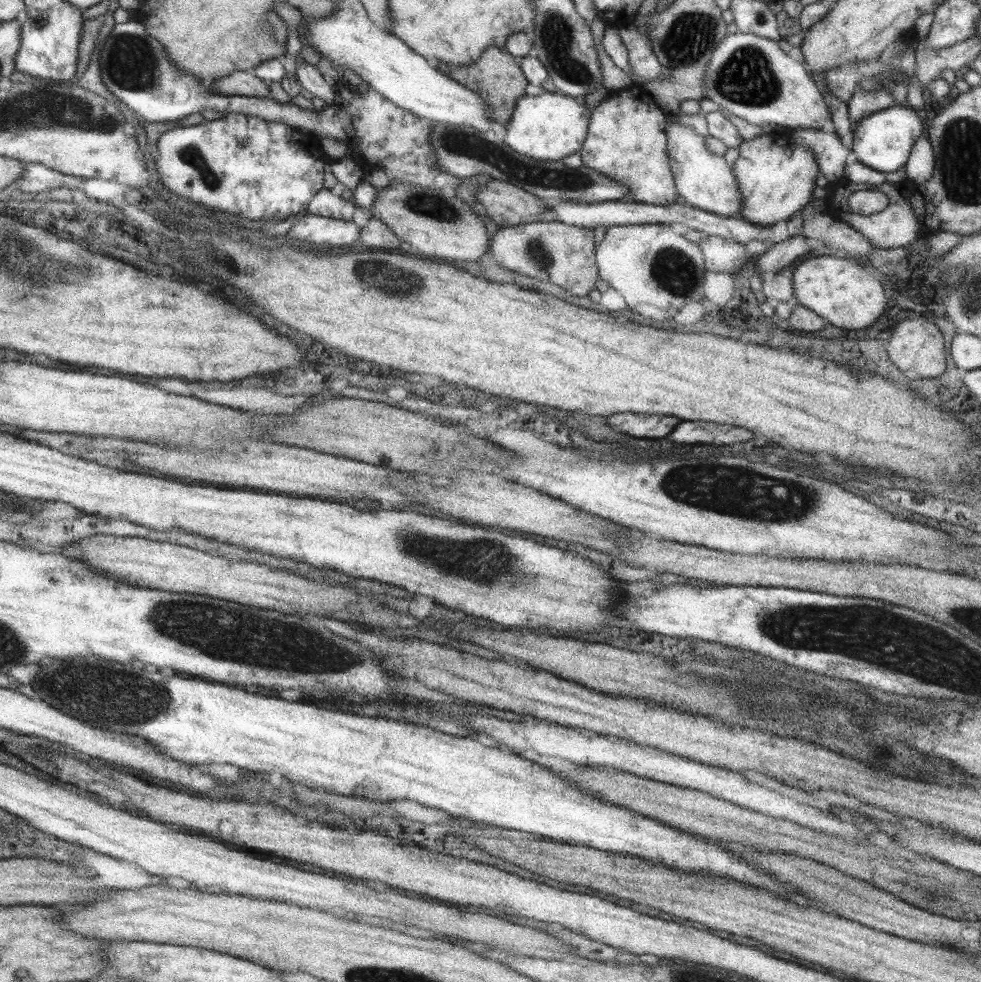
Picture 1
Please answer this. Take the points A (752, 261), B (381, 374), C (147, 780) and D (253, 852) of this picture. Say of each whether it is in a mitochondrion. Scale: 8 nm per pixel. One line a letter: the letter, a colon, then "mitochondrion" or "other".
A: other
B: other
C: other
D: other

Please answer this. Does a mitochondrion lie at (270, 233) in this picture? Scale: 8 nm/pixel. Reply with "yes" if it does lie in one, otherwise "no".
no

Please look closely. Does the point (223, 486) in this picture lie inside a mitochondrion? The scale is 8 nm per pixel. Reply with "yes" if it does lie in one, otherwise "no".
no

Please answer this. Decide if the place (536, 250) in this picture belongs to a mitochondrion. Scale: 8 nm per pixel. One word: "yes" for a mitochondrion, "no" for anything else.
yes

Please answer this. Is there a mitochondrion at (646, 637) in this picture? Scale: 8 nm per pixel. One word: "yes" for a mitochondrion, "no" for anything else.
no

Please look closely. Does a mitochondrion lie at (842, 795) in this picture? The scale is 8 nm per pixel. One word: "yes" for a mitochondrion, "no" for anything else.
no

